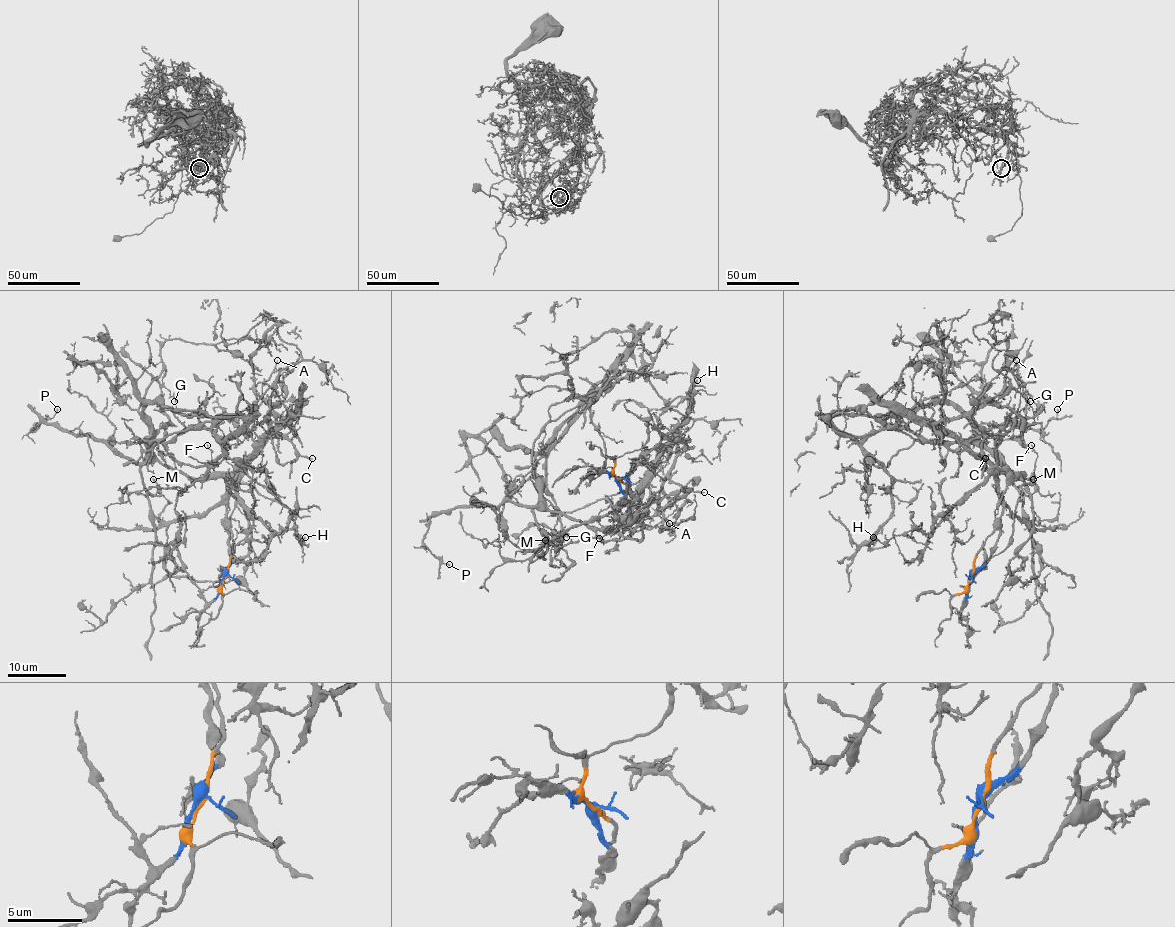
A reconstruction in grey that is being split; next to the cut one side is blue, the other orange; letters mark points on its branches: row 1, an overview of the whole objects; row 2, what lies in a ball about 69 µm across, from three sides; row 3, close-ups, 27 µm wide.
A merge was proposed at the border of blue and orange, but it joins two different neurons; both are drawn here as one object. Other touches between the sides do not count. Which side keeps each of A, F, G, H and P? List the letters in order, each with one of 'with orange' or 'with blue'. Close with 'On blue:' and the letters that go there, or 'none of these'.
A: with blue
F: with orange
G: with orange
H: with blue
P: with orange
On blue: A, H

